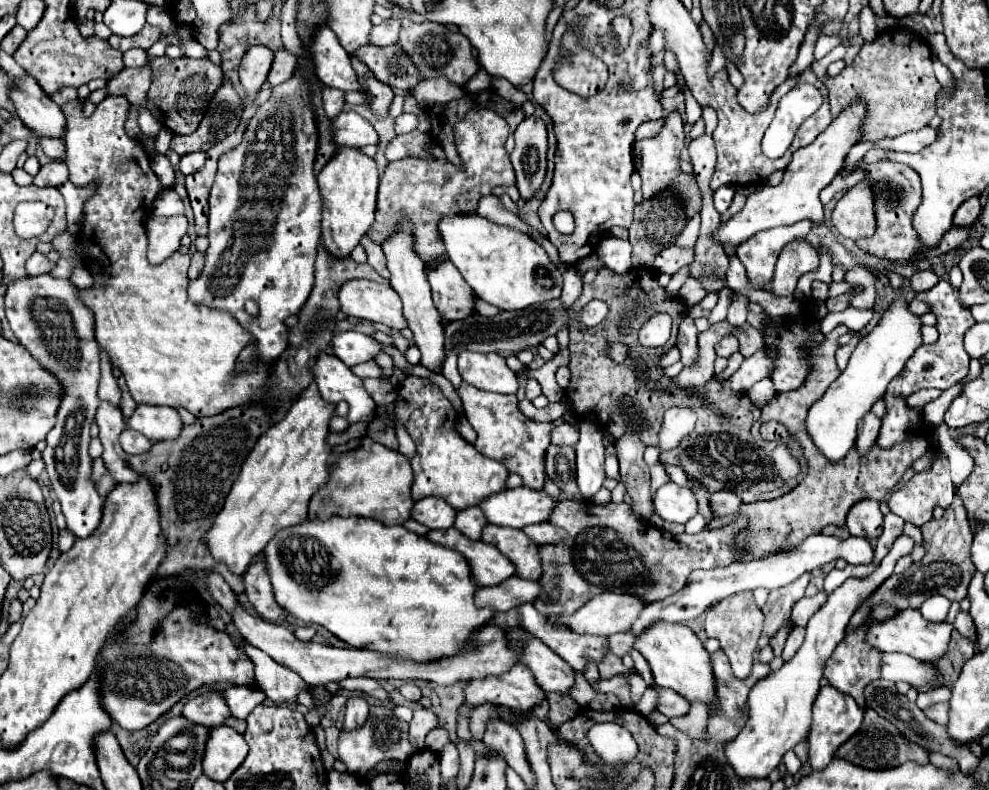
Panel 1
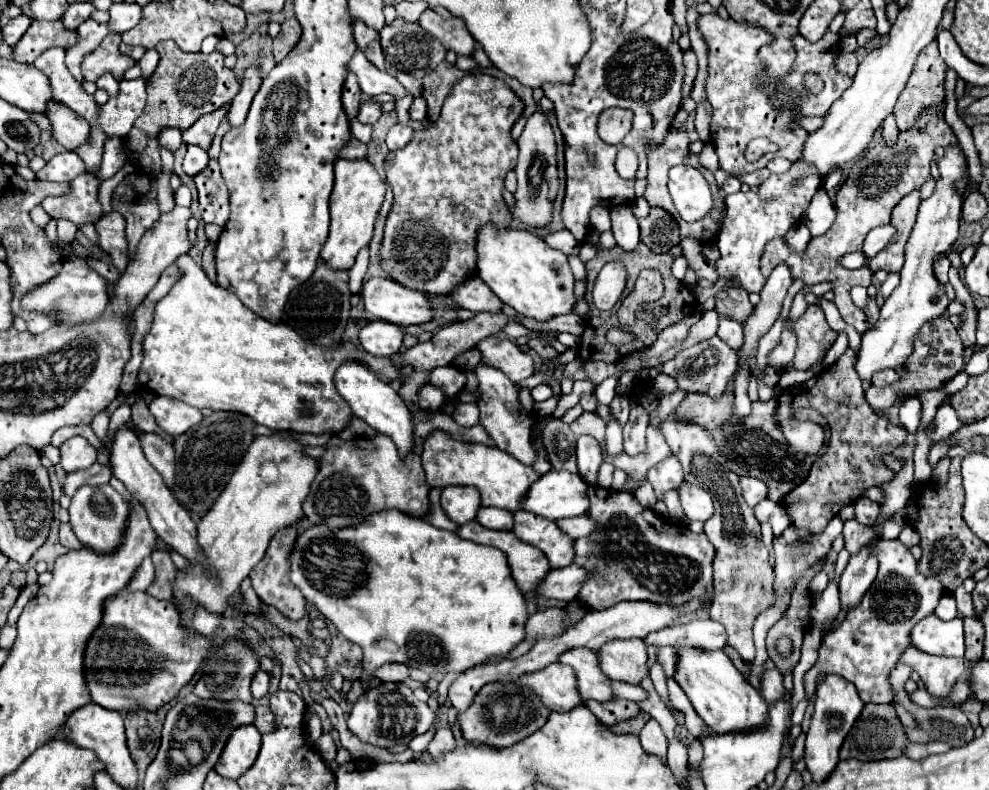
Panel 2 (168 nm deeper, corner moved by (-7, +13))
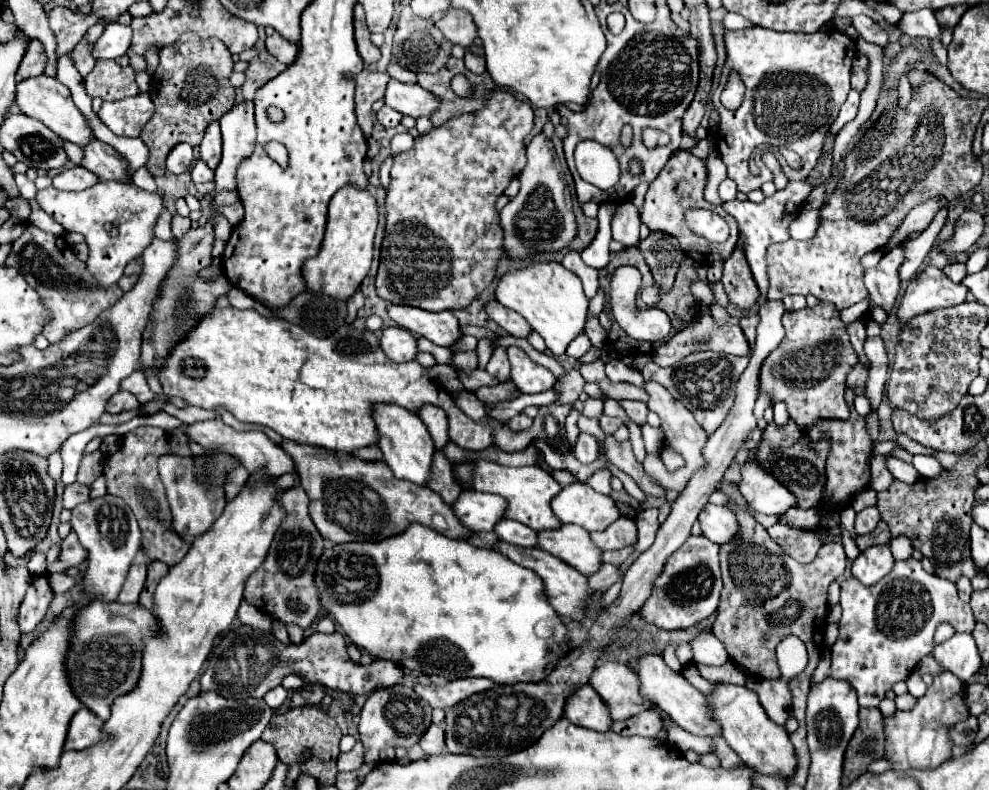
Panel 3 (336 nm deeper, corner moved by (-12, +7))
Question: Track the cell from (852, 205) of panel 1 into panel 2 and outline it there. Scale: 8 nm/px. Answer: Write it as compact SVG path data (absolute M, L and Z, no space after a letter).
M937 108L927 110L925 114L921 114L919 124L907 132L899 134L899 142L893 148L887 148L883 142L877 142L875 148L869 148L859 160L857 164L853 164L847 182L839 188L837 198L835 198L835 208L837 208L837 220L835 224L817 238L811 238L807 250L803 254L795 254L791 252L783 238L771 240L765 246L763 258L761 258L761 270L763 276L769 276L771 270L779 264L779 262L787 262L793 278L801 278L805 284L817 284L817 282L833 282L833 292L835 292L835 306L841 312L841 318L853 326L859 332L865 332L869 328L867 324L867 316L863 314L861 308L857 308L849 296L849 288L855 284L861 286L869 286L871 282L871 272L861 268L861 270L845 270L837 264L837 258L847 254L847 252L855 252L861 250L863 240L867 236L869 230L873 230L875 226L883 226L889 224L891 218L891 210L897 206L897 200L901 200L901 196L907 196L913 188L921 188L931 172L929 172L929 162L933 158L933 150L935 146L949 146L955 144L955 134L951 130L951 126L947 122L943 122L943 118L937 118Z

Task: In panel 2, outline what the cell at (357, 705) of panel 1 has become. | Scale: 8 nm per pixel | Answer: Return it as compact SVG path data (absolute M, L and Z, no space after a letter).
M397 510L373 512L363 524L335 532L325 524L315 524L297 536L289 564L291 582L303 592L305 600L331 620L347 640L363 648L359 682L365 692L371 688L375 670L383 664L401 662L433 676L451 670L463 672L489 656L505 656L525 636L525 600L513 580L509 580L505 556L497 548L461 540L455 532L439 530Z

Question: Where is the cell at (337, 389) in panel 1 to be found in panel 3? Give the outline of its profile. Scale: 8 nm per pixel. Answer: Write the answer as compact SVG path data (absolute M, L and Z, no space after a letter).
M376 406L374 420L378 426L378 436L380 436L378 446L384 454L386 464L394 472L394 476L398 480L410 480L418 486L426 486L430 480L432 456L436 448L434 448L432 436L428 434L428 428L424 426L424 422L416 414L410 414L408 410L402 410L400 406Z

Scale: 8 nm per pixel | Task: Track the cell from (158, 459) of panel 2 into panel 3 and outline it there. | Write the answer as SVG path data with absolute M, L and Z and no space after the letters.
M166 454L166 456L162 456L162 460L158 460L158 470L160 470L160 478L166 488L166 498L172 508L174 532L182 538L186 538L186 536L196 538L196 536L208 532L210 526L216 522L216 518L224 512L224 506L226 506L224 490L222 488L206 490L194 474L194 460L192 458Z

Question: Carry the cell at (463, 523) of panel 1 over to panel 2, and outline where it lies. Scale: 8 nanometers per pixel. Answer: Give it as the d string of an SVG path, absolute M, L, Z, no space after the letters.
M481 506L475 518L481 526L491 530L511 530L513 528L513 514L501 508L485 508Z

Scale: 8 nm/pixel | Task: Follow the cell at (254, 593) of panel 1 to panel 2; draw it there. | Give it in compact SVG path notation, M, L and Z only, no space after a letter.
M297 524L289 526L289 528L281 528L269 542L269 548L263 556L263 560L253 568L253 572L249 574L251 582L253 582L253 588L257 592L257 596L269 604L269 606L275 606L283 616L291 618L291 620L299 620L303 614L305 614L305 598L301 596L301 592L297 590L297 586L291 584L289 580L289 562L287 562L287 556L293 548L293 540L297 538Z

